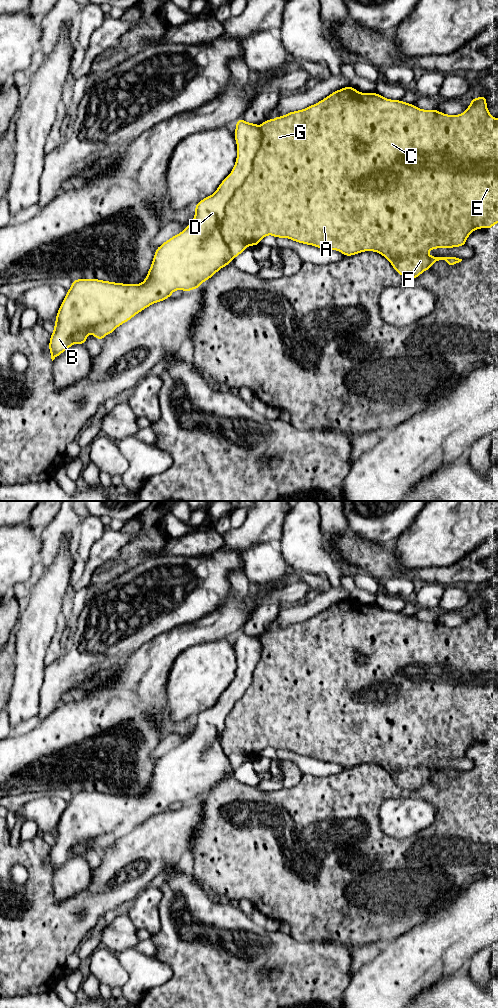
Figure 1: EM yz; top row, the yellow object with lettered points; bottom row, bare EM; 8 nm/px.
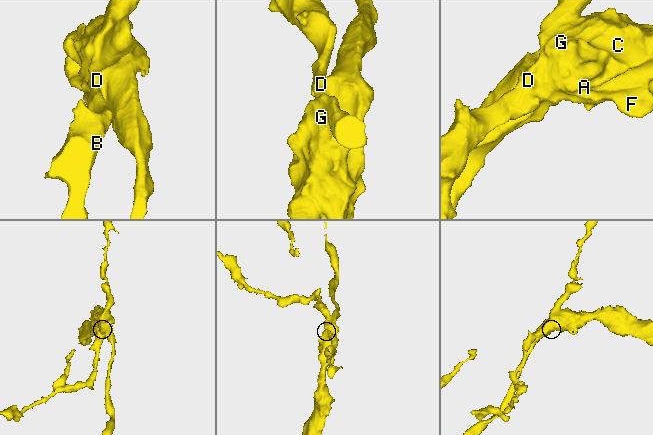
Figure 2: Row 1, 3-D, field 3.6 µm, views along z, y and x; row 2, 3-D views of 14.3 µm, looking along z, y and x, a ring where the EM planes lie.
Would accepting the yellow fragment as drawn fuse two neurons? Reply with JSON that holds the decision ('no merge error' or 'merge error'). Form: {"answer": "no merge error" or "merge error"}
{"answer": "merge error"}

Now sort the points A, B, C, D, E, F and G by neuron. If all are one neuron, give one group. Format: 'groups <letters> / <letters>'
groups A C E F G / B D

